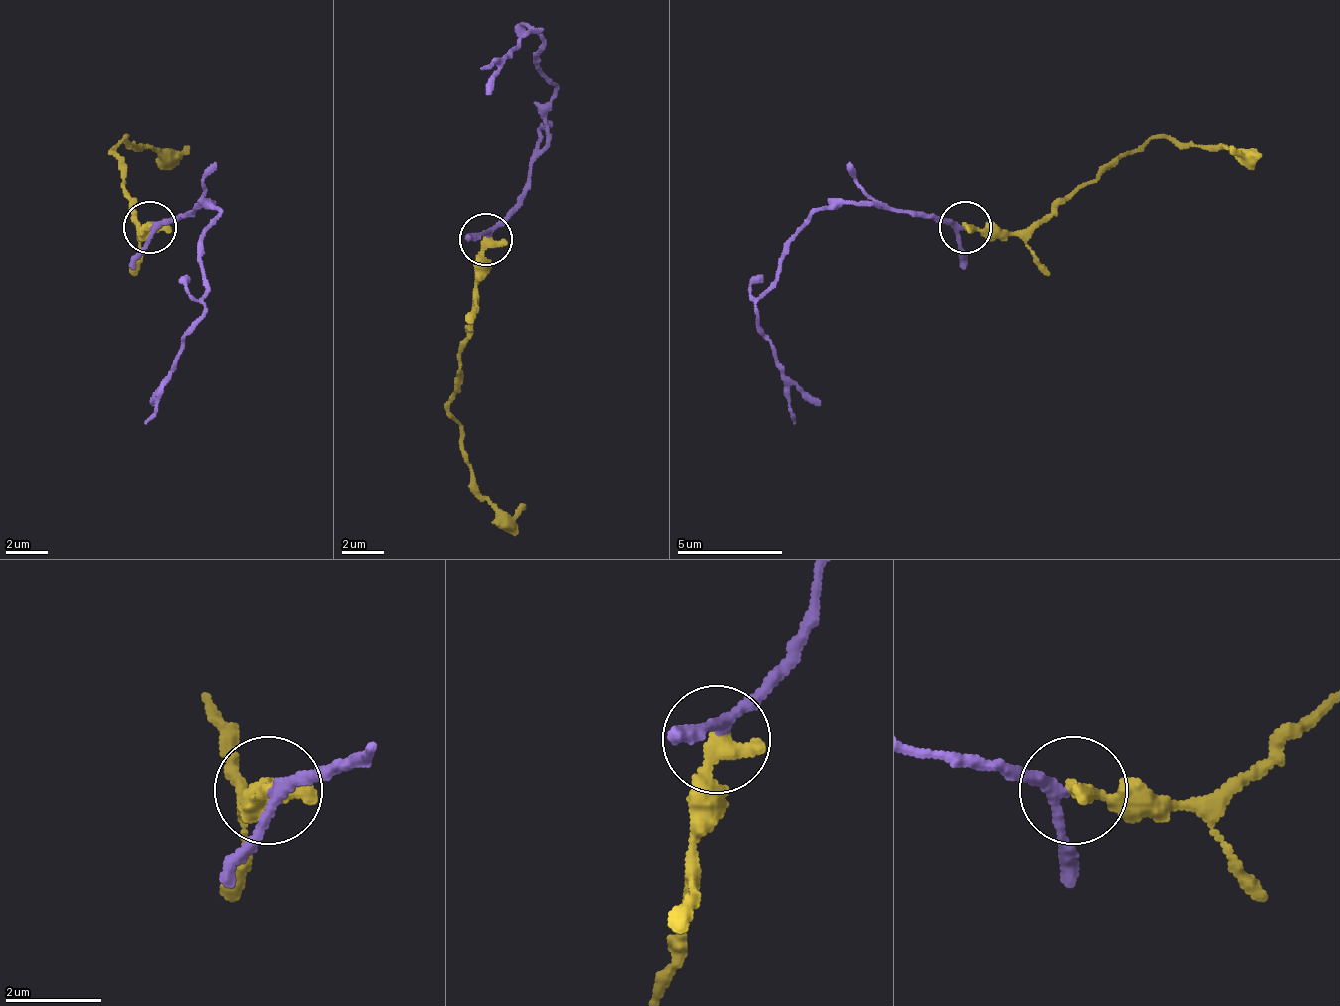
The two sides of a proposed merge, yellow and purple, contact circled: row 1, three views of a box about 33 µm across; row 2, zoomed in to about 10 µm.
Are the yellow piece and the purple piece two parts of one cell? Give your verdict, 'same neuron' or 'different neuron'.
same neuron

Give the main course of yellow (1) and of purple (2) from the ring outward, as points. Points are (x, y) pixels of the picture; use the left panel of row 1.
1: (151, 226), (141, 231), (114, 147), (125, 136), (135, 147), (183, 157)
2: (151, 226), (209, 205), (219, 215), (204, 247), (204, 320), (177, 357), (146, 425)

